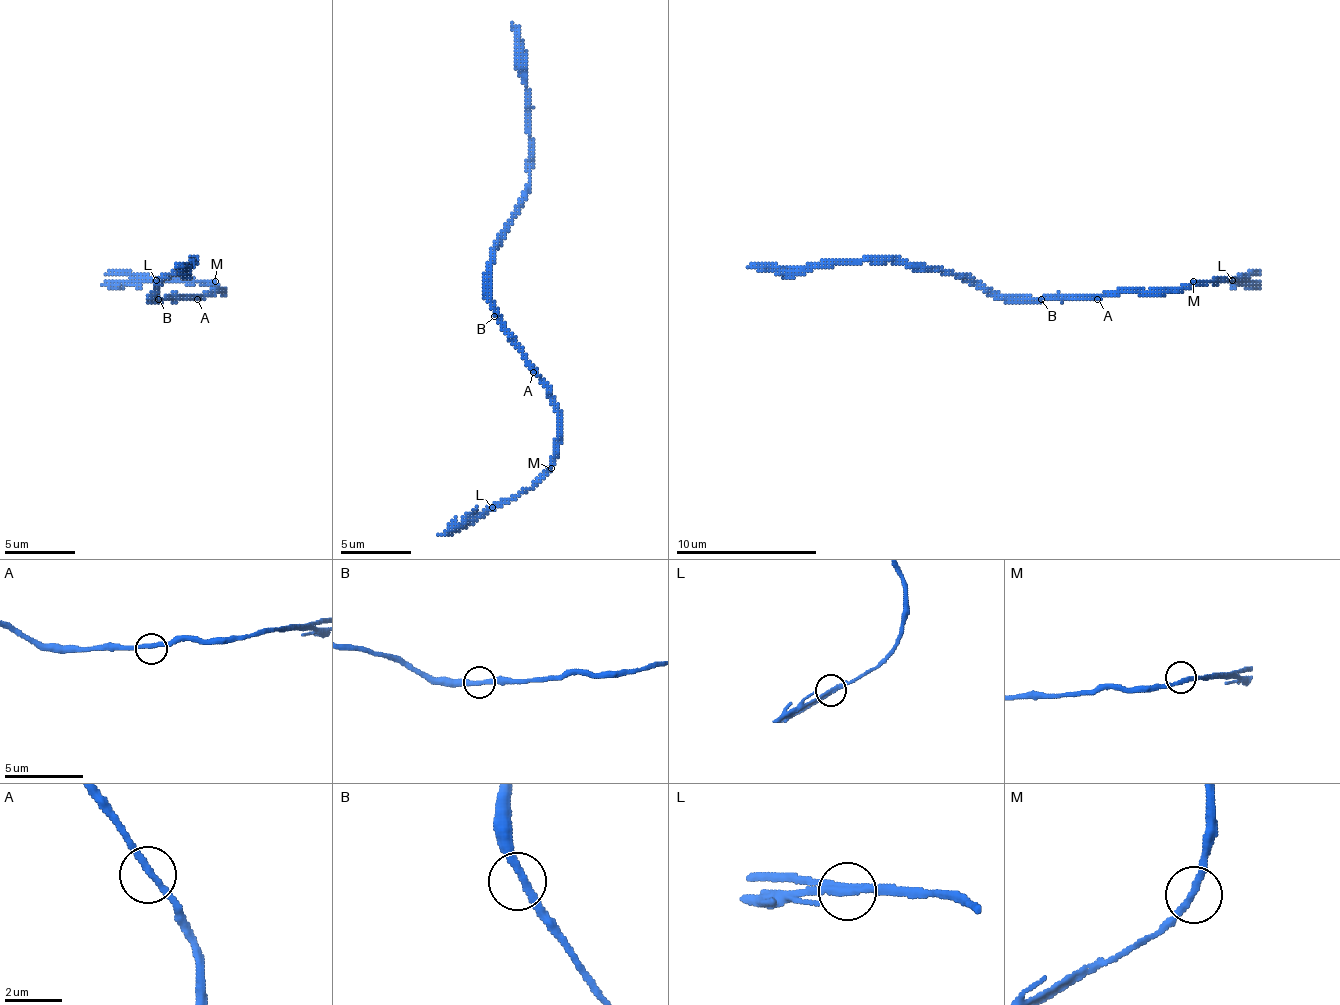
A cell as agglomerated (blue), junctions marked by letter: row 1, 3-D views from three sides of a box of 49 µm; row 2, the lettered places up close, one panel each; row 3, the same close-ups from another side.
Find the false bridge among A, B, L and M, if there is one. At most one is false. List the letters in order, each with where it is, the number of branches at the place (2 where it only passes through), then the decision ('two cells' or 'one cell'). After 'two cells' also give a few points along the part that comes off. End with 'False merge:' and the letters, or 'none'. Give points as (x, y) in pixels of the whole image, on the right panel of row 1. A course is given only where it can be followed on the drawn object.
A: place (1097, 299); branches 2; one cell
B: place (1041, 299); branches 2; one cell
L: place (1232, 280); branches 2; two cells; course (1231, 281), (1260, 285)
M: place (1193, 281); branches 2; one cell
False merge: L

